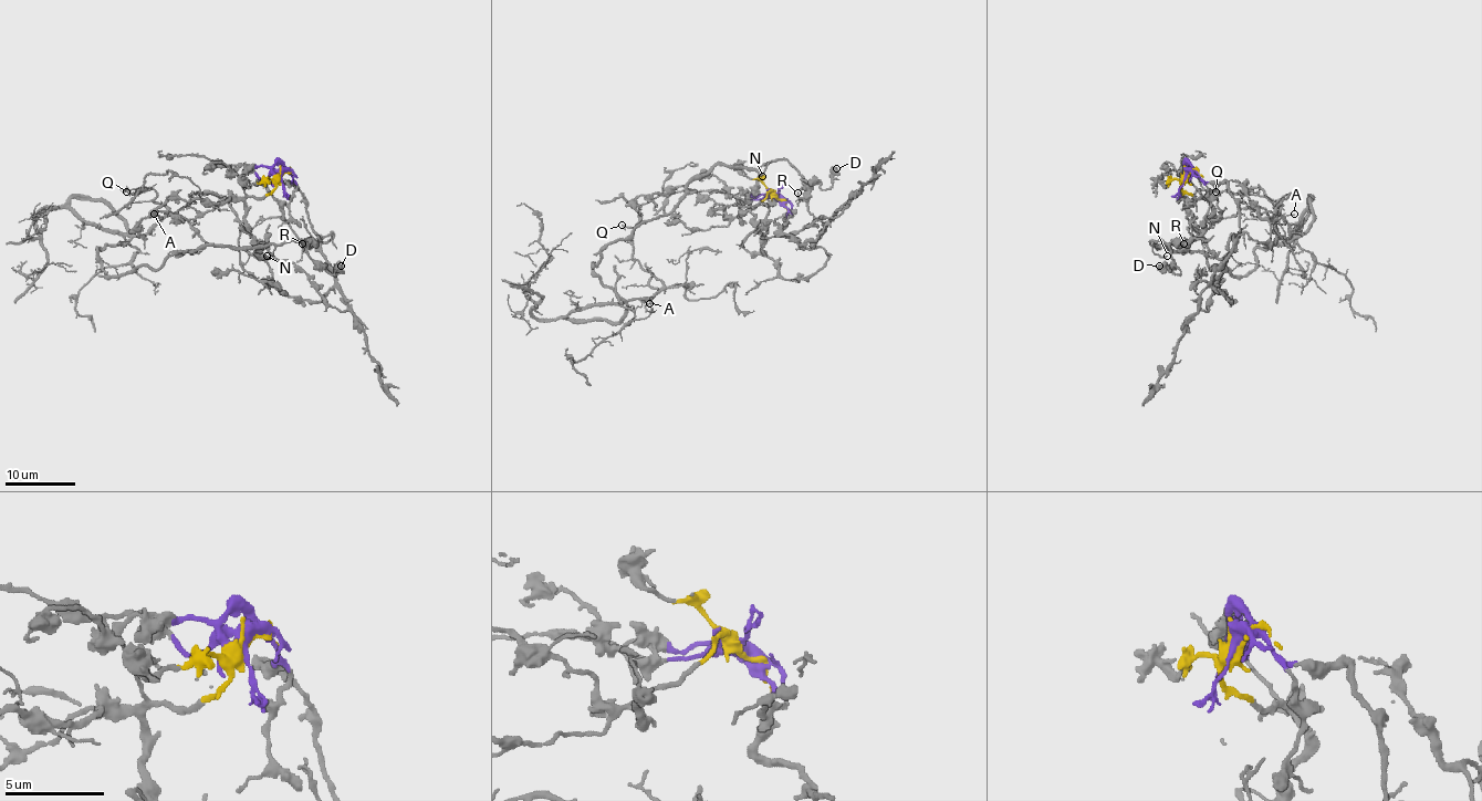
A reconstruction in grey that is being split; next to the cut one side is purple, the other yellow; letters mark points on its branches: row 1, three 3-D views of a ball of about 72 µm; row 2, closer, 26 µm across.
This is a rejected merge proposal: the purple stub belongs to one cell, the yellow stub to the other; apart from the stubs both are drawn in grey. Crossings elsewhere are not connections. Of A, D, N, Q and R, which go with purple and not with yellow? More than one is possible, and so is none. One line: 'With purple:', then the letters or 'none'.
With purple: none

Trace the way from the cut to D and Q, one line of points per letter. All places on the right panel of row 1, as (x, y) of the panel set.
D: (1187, 176), (1181, 186), (1206, 200), (1211, 216), (1185, 242), (1151, 241), (1162, 241), (1179, 272), (1158, 266)
Q: (1187, 176), (1181, 186), (1211, 207), (1206, 228), (1155, 246), (1246, 274), (1291, 225), (1259, 188), (1214, 191)

